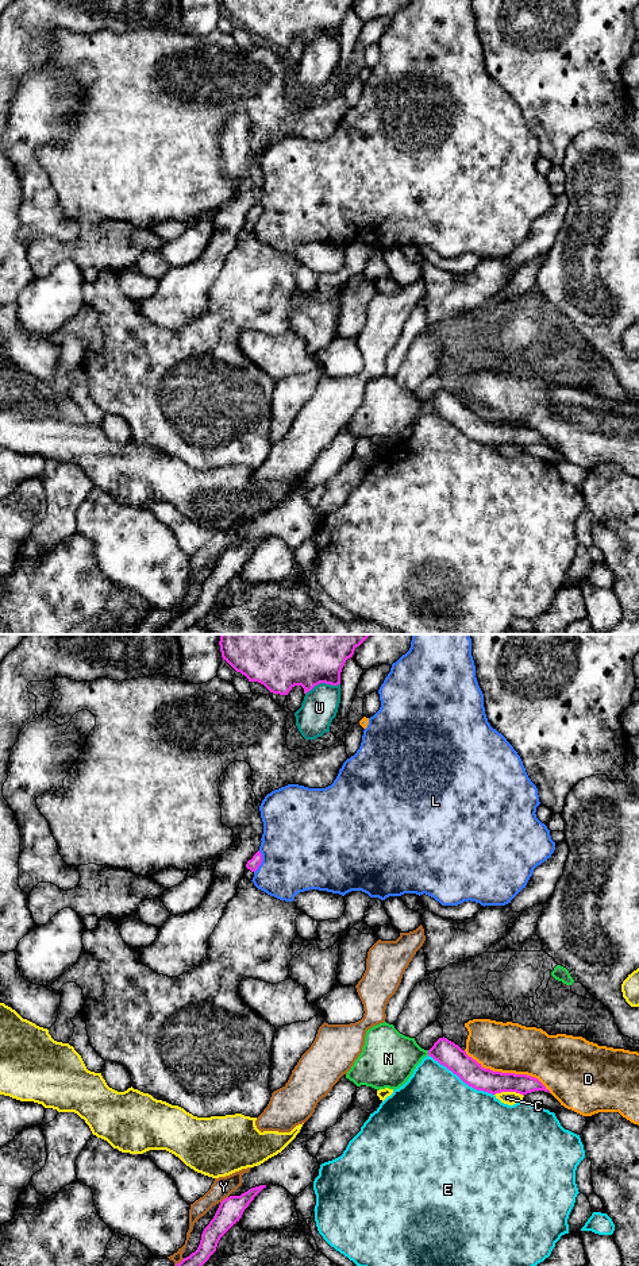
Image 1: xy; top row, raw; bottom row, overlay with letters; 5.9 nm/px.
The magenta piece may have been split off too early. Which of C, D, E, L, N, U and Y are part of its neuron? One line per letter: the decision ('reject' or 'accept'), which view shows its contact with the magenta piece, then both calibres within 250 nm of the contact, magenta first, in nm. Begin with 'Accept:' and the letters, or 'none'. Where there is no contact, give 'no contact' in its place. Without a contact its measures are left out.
Accept: none
C: reject | xy | 140/80 nm
D: reject | xy | 150/300 nm
E: reject | xy | 150/480 nm
L: reject | xy | 70/480 nm
N: reject | xy | 150/320 nm
U: reject | xy | 500/220 nm
Y: reject | xy | 150/120 nm

